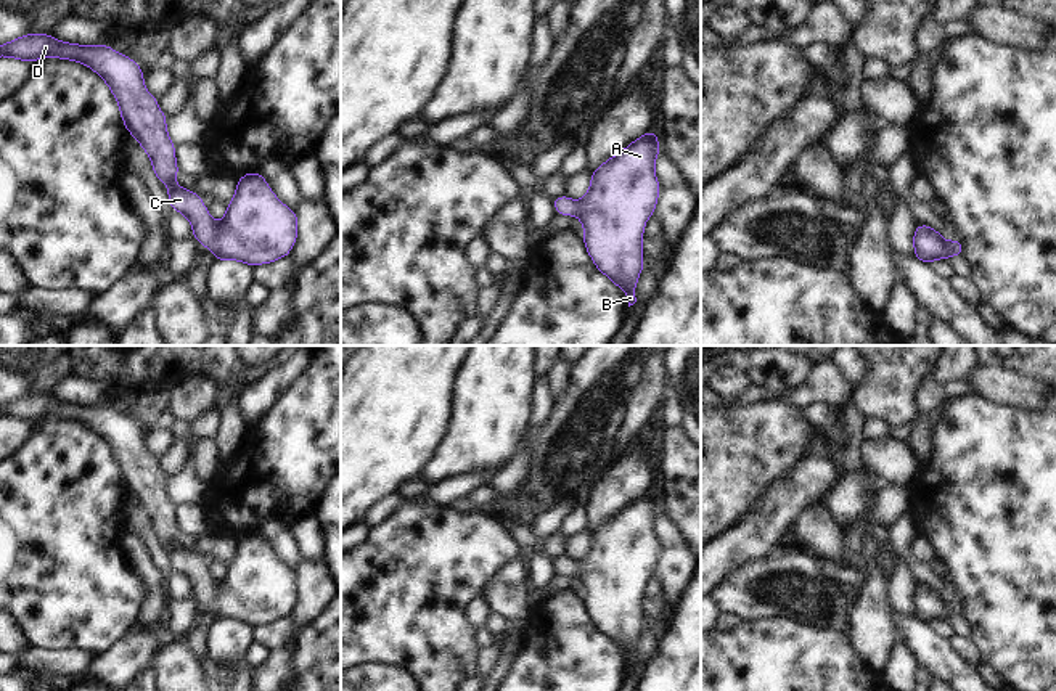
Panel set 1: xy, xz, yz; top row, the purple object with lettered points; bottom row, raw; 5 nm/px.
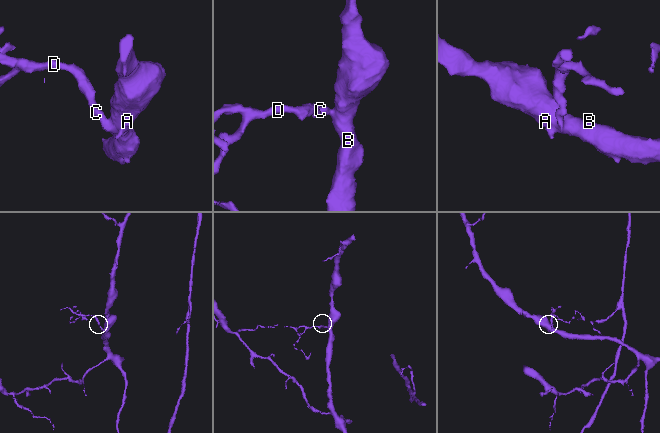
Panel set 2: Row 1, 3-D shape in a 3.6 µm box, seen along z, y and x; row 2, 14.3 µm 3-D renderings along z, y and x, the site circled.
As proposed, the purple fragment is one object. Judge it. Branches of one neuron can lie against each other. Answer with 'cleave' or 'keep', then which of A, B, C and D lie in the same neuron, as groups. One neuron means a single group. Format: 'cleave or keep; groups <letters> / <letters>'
keep; groups A B C D

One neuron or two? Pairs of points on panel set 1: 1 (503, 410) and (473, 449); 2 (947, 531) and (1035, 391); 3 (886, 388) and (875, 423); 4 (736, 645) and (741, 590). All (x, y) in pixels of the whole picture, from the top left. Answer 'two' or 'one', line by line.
1: one
2: two
3: two
4: two

